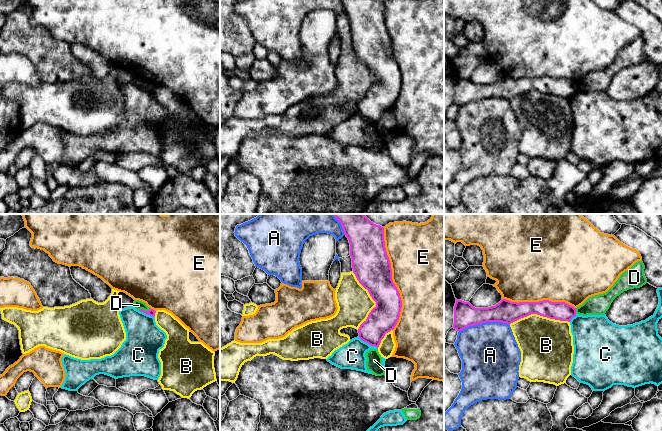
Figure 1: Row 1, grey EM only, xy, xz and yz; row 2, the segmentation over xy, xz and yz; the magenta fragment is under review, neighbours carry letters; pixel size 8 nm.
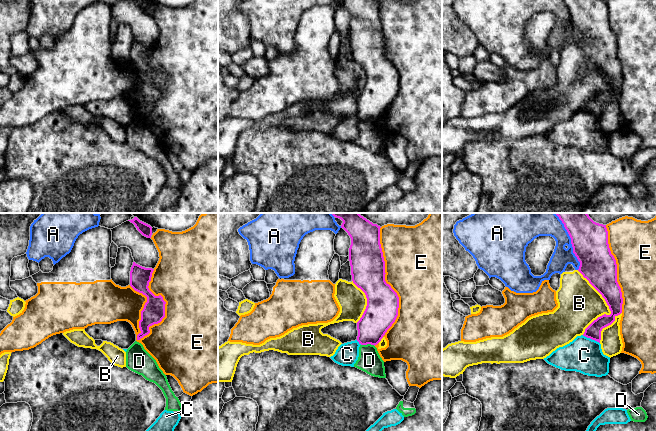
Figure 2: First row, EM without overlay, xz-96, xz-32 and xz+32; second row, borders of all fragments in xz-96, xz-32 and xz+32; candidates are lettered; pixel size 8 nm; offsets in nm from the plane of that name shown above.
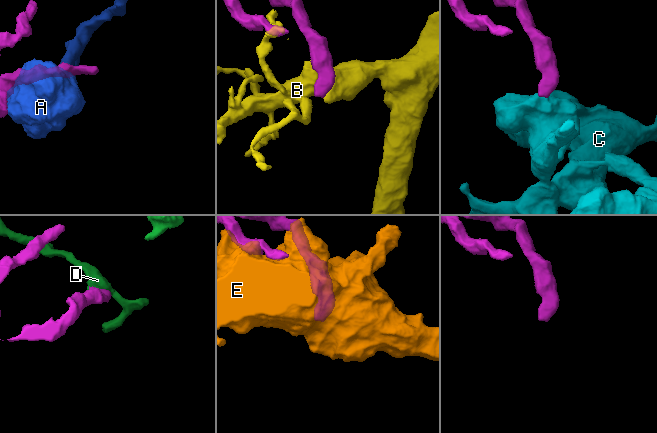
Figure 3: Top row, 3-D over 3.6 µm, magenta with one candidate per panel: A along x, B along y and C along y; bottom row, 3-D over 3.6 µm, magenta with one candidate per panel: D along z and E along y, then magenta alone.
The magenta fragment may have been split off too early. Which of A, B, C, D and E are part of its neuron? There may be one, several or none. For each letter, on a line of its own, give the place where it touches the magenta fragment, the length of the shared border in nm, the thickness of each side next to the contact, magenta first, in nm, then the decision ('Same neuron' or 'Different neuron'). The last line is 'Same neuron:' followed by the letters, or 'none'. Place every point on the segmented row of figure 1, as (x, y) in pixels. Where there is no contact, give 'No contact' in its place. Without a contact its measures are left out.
A: Touches magenta at yz (483, 322). Shared border 420 nm. Thickness 190 nm (magenta) against 460 nm. Different neuron
B: Touches magenta at xz (373, 299). Shared border 480 nm. Thickness 300 nm (magenta) against 280 nm. Different neuron
C: Touches magenta at xz (368, 343). Shared border 180 nm. Thickness 220 nm (magenta) against 200 nm. Different neuron
D: Touches magenta at xy (144, 310). Shared border 100 nm. Thickness 60 nm (magenta) against 70 nm. Different neuron
E: Touches magenta at xz (391, 278). Shared border 850 nm. Thickness 300 nm (magenta) against 480 nm. Different neuron
Same neuron: none

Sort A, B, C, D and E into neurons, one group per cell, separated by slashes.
A / B / C / D / E

